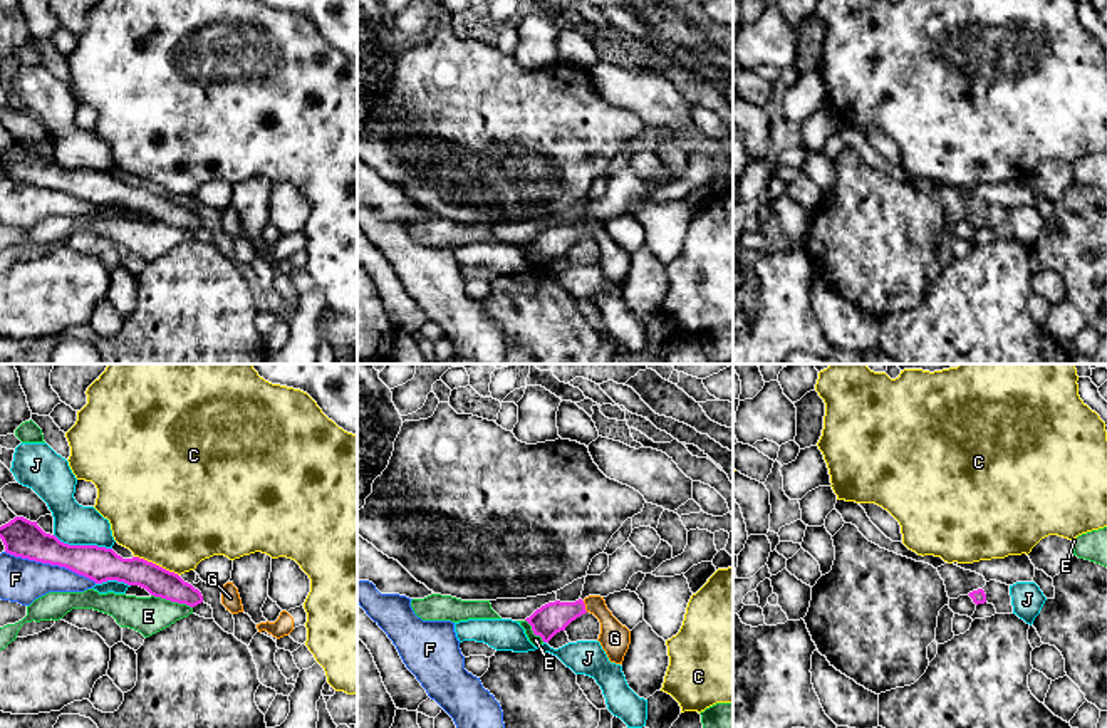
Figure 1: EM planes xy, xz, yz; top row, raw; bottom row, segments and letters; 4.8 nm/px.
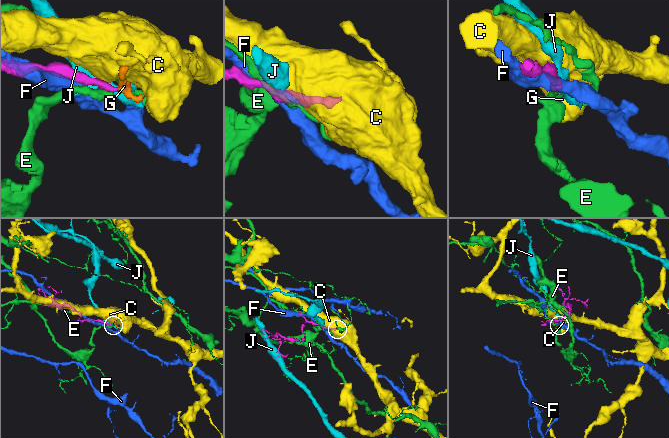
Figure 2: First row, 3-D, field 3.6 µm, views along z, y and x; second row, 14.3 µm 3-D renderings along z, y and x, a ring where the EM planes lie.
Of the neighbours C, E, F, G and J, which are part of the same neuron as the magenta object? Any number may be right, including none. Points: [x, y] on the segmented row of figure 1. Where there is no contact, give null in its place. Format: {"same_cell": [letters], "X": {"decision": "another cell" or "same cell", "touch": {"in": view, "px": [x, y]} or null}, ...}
{"same_cell": ["G"], "C": {"decision": "another cell", "touch": {"in": "xy", "px": [155, 564]}}, "E": {"decision": "another cell", "touch": {"in": "xy", "px": [171, 601]}}, "F": {"decision": "another cell", "touch": {"in": "xy", "px": [51, 564]}}, "G": {"decision": "same cell", "touch": {"in": "xz", "px": [584, 606]}}, "J": {"decision": "another cell", "touch": {"in": "xy", "px": [83, 546]}}}

